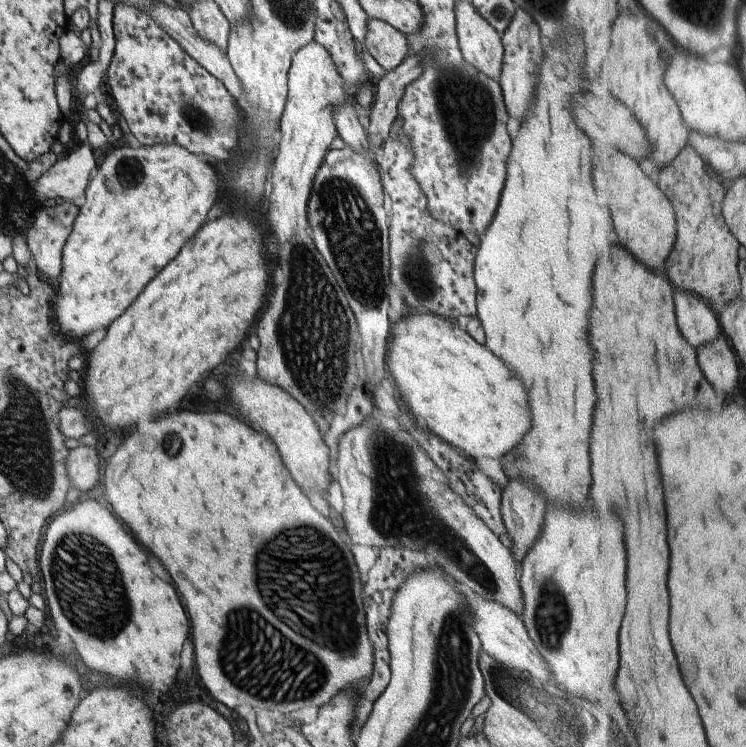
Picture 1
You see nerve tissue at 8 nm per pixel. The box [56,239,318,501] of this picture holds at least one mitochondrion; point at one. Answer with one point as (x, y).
(173, 444)

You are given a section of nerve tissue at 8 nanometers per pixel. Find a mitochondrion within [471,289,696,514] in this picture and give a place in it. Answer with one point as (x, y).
(681, 364)

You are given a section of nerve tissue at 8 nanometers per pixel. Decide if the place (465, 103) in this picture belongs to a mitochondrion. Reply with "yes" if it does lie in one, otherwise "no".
yes

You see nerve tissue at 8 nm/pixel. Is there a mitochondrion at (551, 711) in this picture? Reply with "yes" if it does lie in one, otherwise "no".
yes

